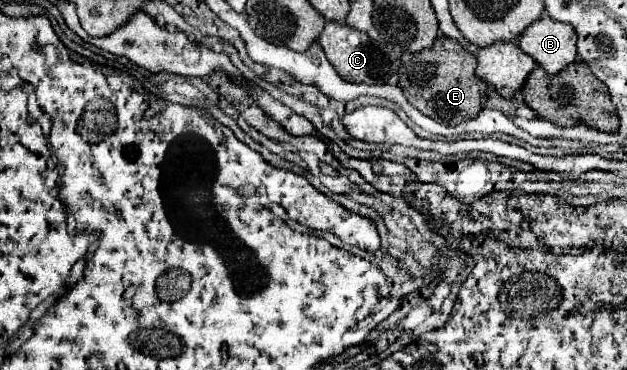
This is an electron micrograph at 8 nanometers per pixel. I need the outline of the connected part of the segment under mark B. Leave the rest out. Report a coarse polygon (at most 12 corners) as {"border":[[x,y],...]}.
{"border":[[541,18],[519,48],[545,72],[575,60],[573,26]]}

